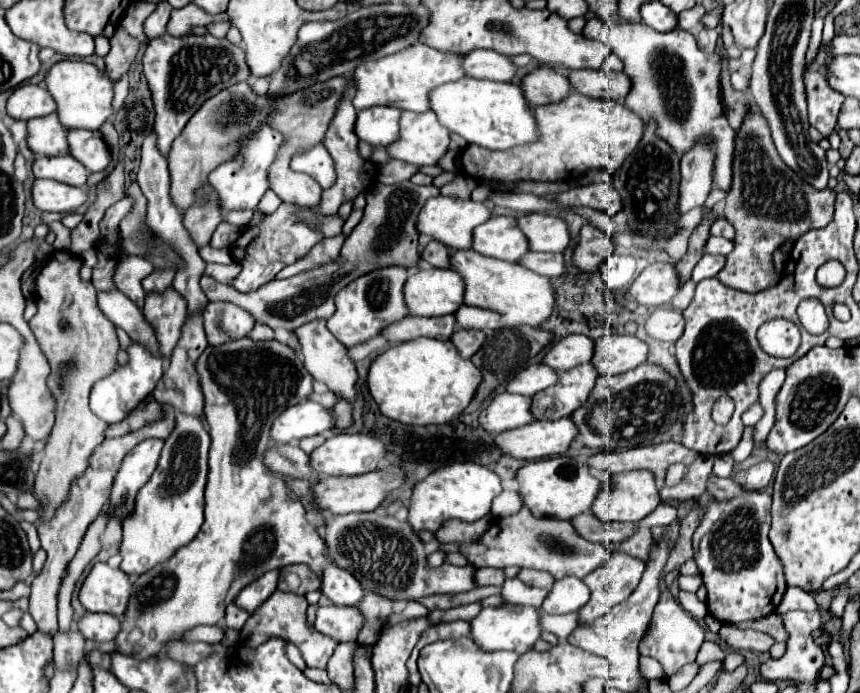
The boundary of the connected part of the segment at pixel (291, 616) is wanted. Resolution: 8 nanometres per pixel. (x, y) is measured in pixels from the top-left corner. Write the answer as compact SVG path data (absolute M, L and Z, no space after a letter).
M274 592L252 616L250 620L246 620L244 628L240 630L240 640L246 644L246 646L252 646L256 648L258 644L264 644L266 640L270 638L280 638L280 640L290 640L298 646L298 650L302 652L302 658L304 662L310 666L310 668L326 668L326 662L328 658L332 656L334 648L336 648L336 640L312 630L306 626L306 608L308 608L308 602L304 596L294 596L294 594L282 594L282 592Z

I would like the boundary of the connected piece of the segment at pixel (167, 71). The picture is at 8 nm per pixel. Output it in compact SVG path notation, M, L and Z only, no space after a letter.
M164 34L152 38L146 46L142 64L156 108L158 148L164 156L168 156L174 138L182 132L186 122L206 98L212 98L220 90L224 90L228 86L228 80L232 80L230 84L250 80L250 68L246 64L244 48L228 42L226 38L214 38L212 34L186 34L180 38Z

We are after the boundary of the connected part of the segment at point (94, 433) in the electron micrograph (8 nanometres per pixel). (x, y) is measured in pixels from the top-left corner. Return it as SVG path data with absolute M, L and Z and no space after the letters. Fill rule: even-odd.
M54 252L52 260L40 270L40 274L36 278L38 314L30 320L30 328L36 334L36 340L52 368L52 372L48 376L48 388L52 390L52 396L58 402L56 424L54 424L48 444L44 448L44 458L40 462L40 470L36 474L36 486L34 486L36 496L40 496L40 494L46 496L44 510L42 510L46 514L46 518L42 518L42 520L50 520L54 516L54 512L58 510L58 506L62 506L62 502L66 500L66 496L70 492L70 482L74 478L78 478L80 474L84 474L84 470L88 468L88 458L90 458L92 450L104 440L104 430L108 428L108 424L104 420L100 420L90 410L88 396L90 396L90 388L98 380L102 380L102 376L108 376L110 372L114 372L114 368L118 366L116 354L120 350L120 344L118 344L118 336L116 336L116 326L110 324L110 320L106 320L106 316L102 316L102 310L98 308L98 302L96 302L96 288L90 282L80 280L80 276L78 276L80 268L82 268L82 260L78 256L74 256L72 252Z

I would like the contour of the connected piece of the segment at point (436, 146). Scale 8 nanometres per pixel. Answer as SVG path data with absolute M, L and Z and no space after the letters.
M402 112L400 138L386 146L394 160L414 166L434 166L446 154L450 132L436 120L434 112Z

